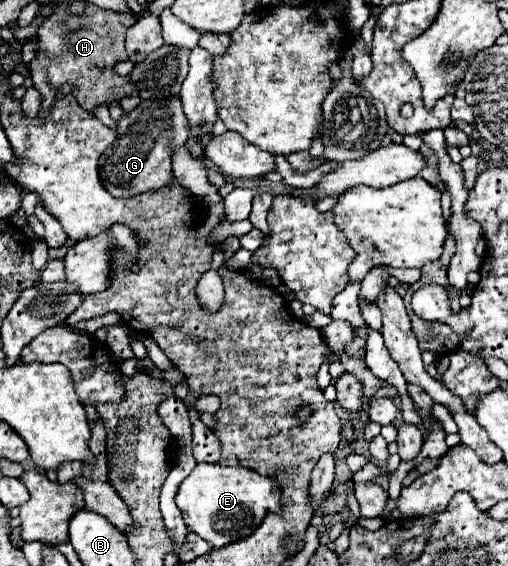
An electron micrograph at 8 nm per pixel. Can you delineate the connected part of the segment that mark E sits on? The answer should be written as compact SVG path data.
M197 463L175 495L175 503L189 531L197 533L213 547L223 547L253 533L265 513L281 511L279 499L281 489L271 477L263 477L247 467L225 467L219 463Z

